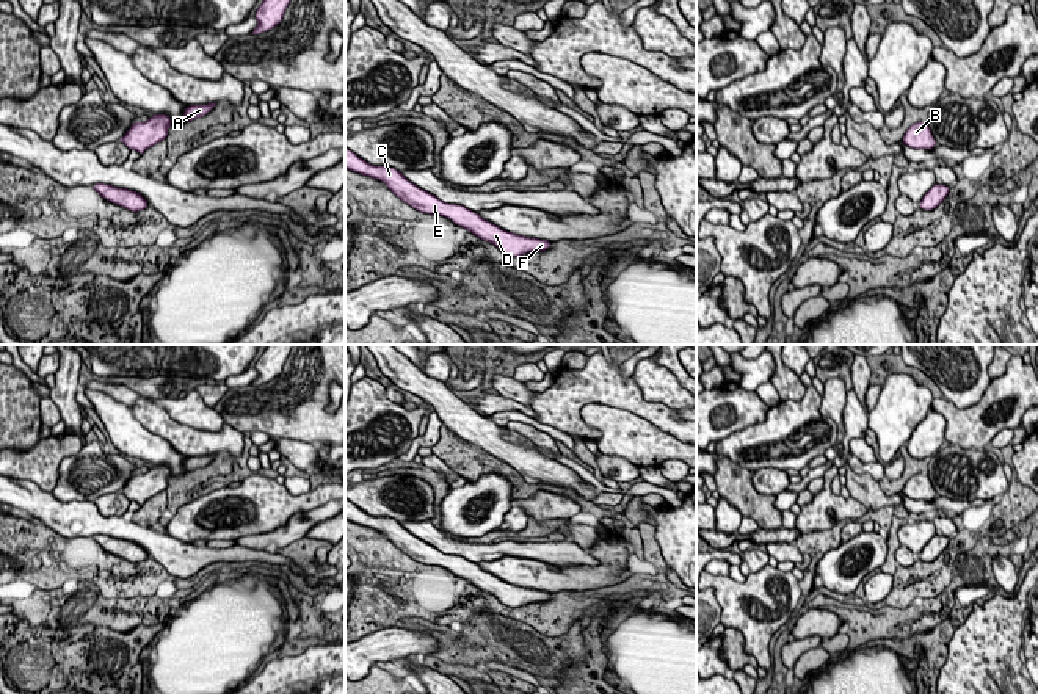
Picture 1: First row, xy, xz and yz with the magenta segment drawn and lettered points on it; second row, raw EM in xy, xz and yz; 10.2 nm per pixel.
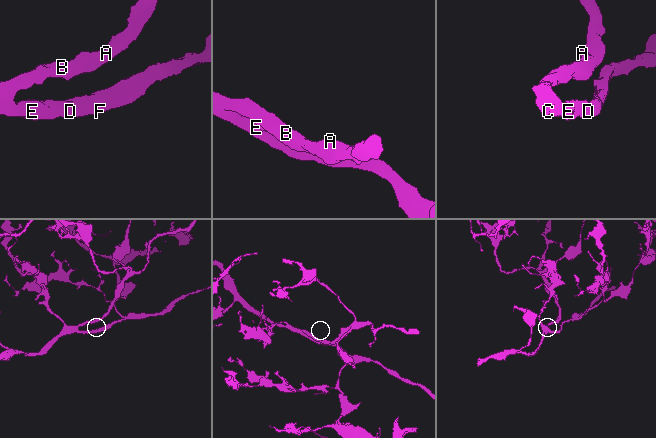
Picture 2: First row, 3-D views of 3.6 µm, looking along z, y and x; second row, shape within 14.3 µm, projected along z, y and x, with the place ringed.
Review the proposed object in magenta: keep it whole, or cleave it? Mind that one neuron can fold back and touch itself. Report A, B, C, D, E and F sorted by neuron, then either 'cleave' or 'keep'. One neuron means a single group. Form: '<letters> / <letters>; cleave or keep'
A B C D E F; keep

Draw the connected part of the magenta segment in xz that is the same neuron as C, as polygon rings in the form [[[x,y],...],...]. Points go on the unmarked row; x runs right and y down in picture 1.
[[[347,498],[345,519],[384,533],[395,547],[412,560],[422,564],[445,567],[478,589],[495,596],[497,600],[510,608],[517,608],[535,602],[546,602],[552,596],[552,593],[547,591],[506,583],[505,580],[483,571],[477,563],[472,563],[463,556],[442,553],[434,546],[411,535],[400,522],[390,517],[370,516]]]

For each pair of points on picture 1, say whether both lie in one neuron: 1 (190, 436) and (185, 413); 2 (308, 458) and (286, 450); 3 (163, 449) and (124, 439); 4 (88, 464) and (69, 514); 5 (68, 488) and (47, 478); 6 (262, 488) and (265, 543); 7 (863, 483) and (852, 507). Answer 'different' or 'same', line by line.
1: different
2: same
3: same
4: different
5: different
6: different
7: different

